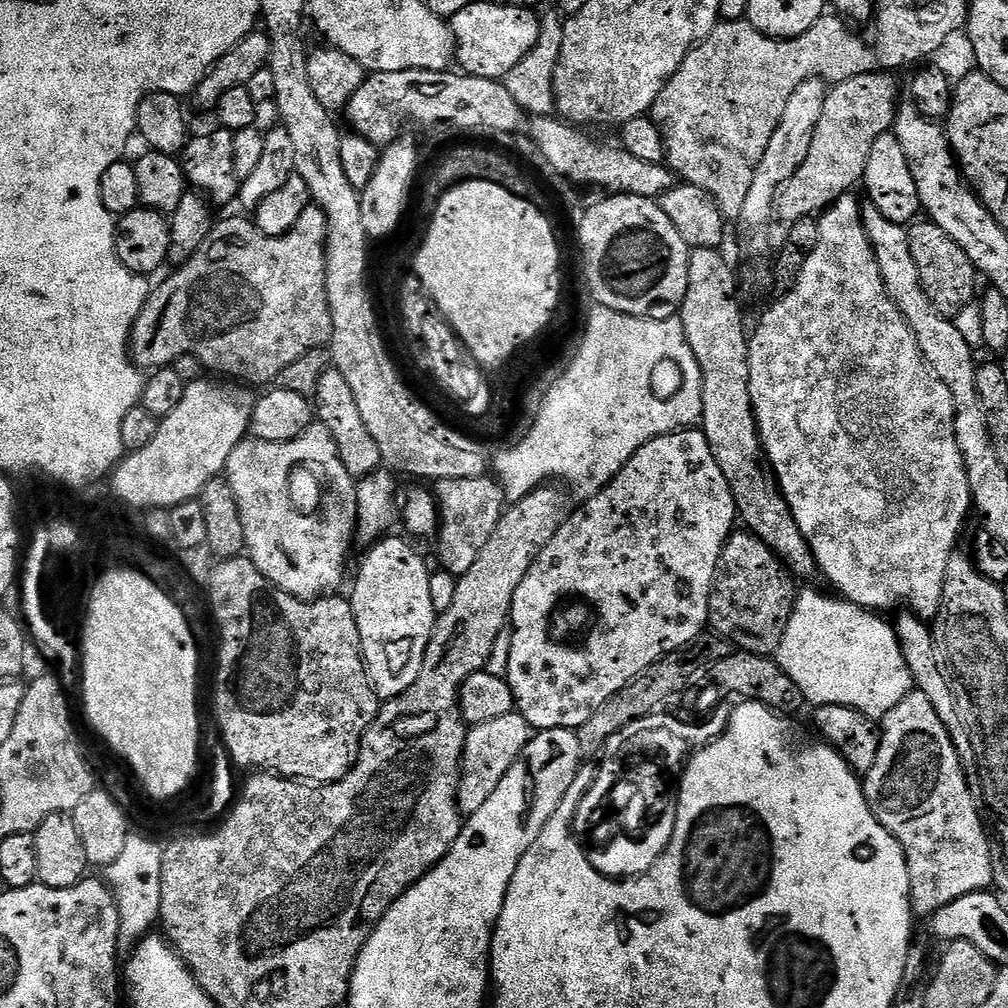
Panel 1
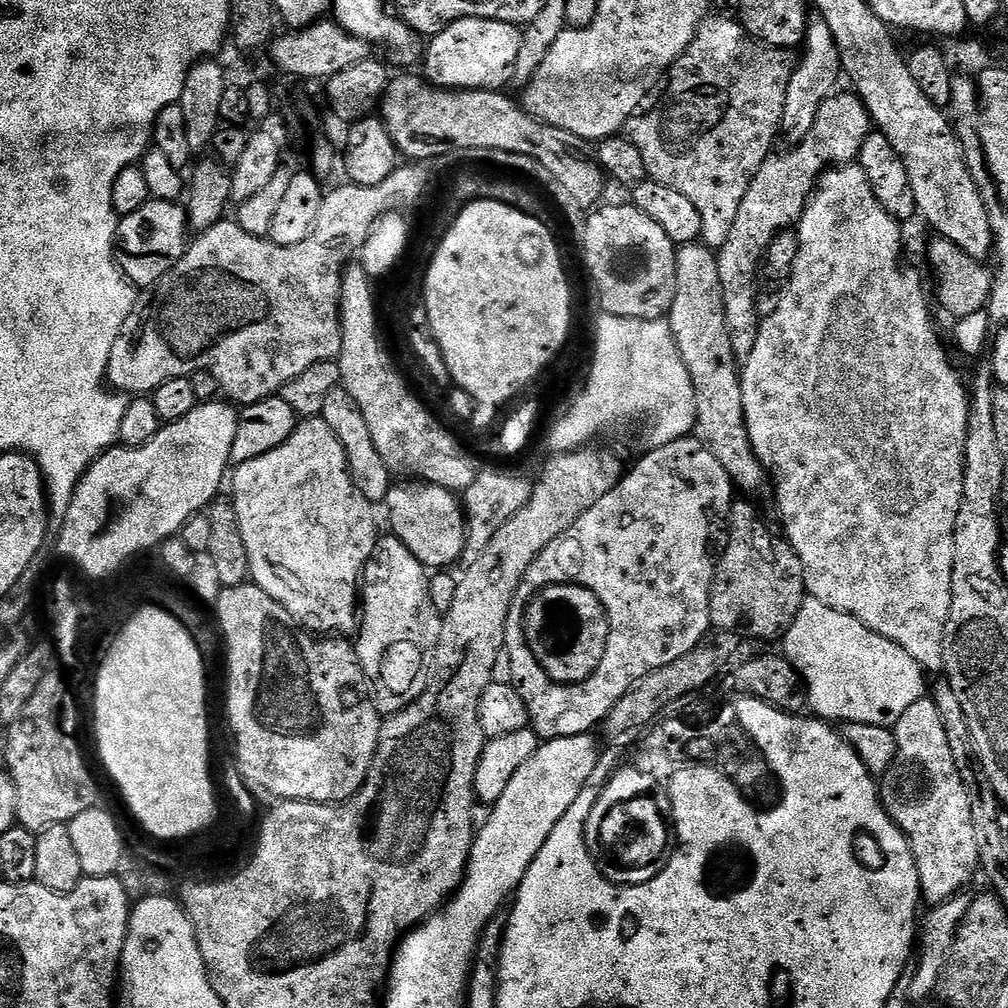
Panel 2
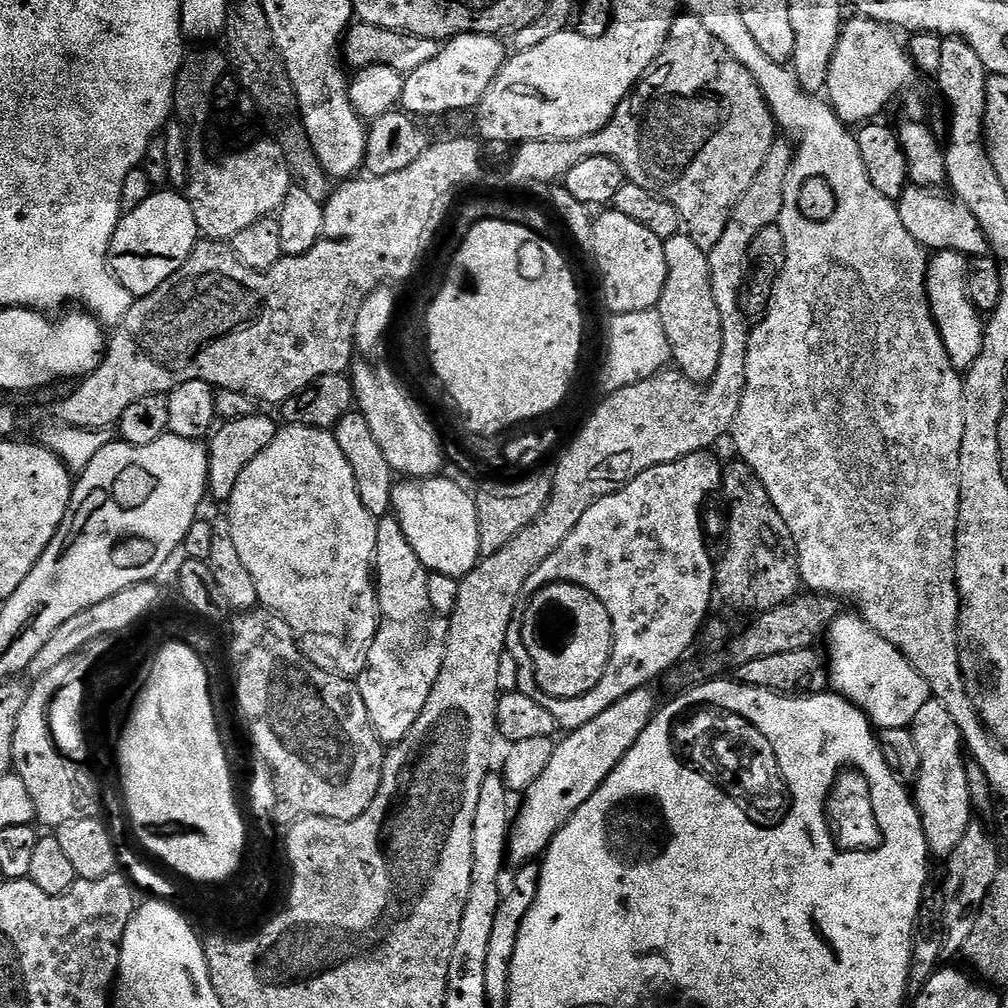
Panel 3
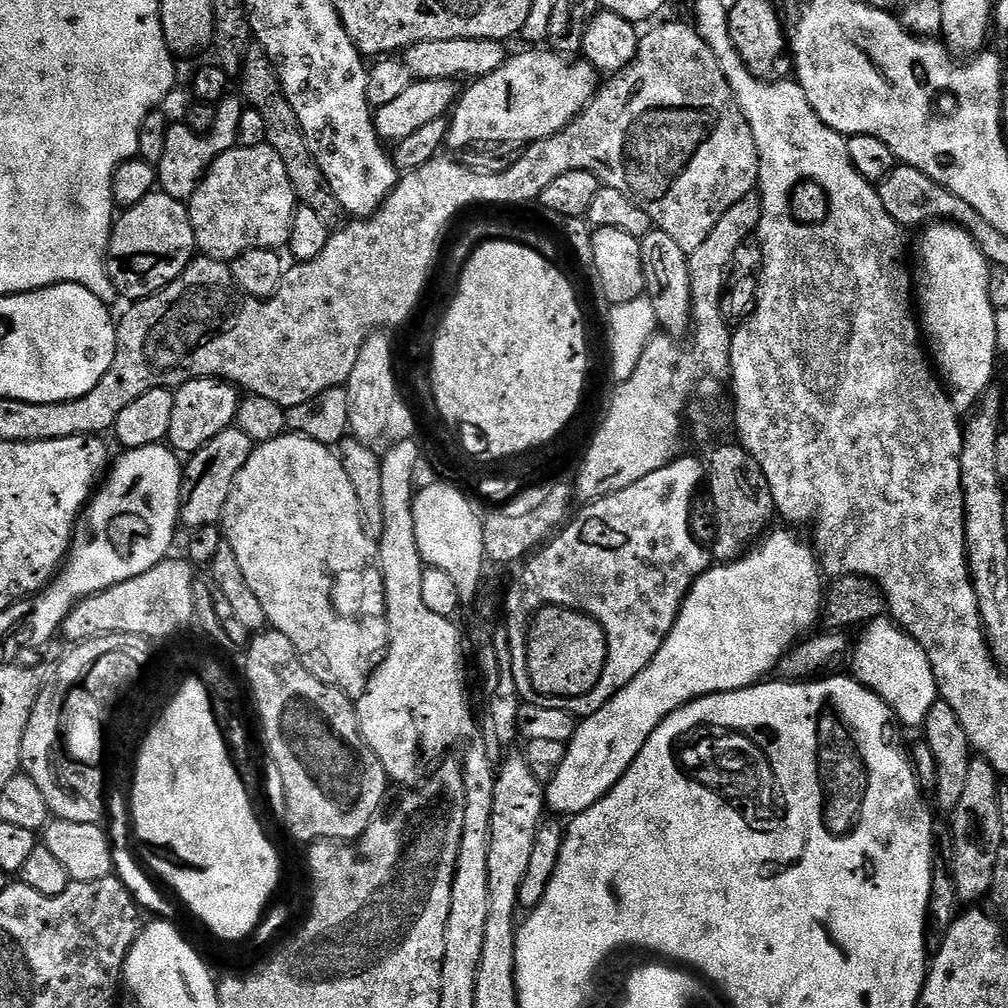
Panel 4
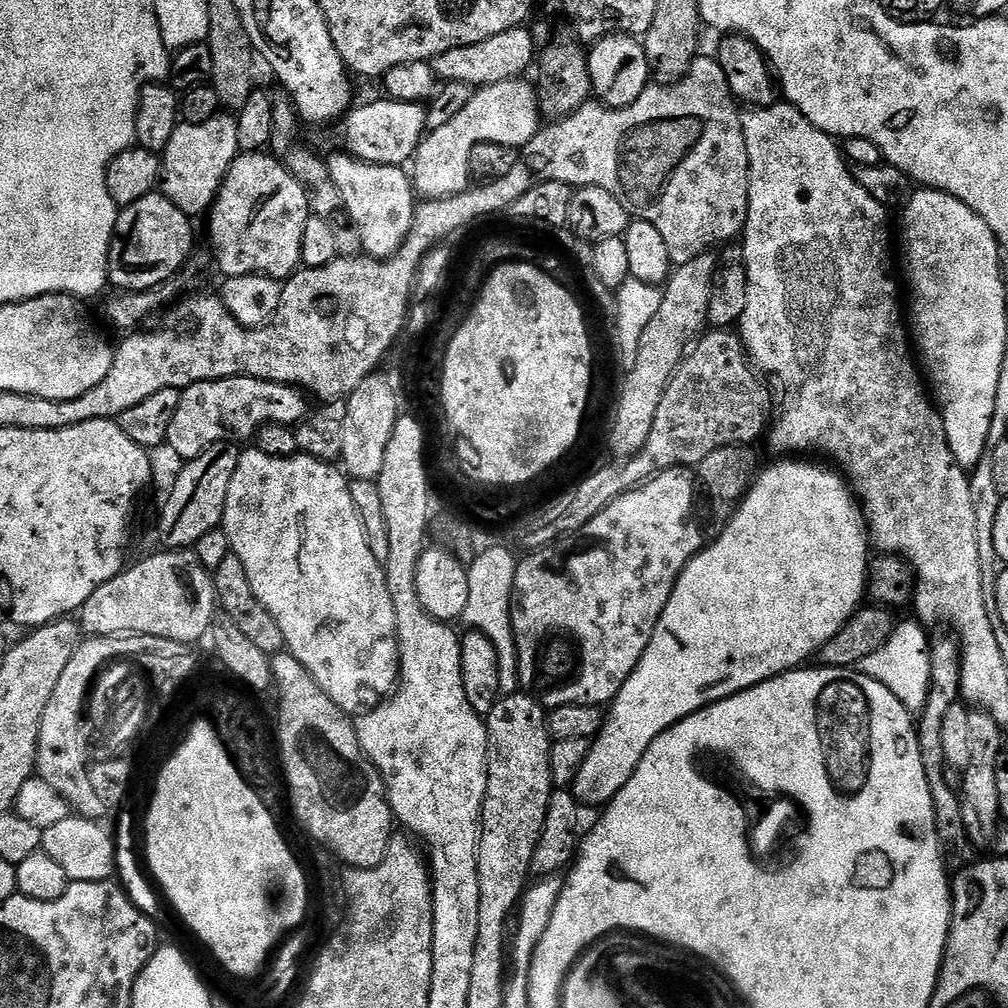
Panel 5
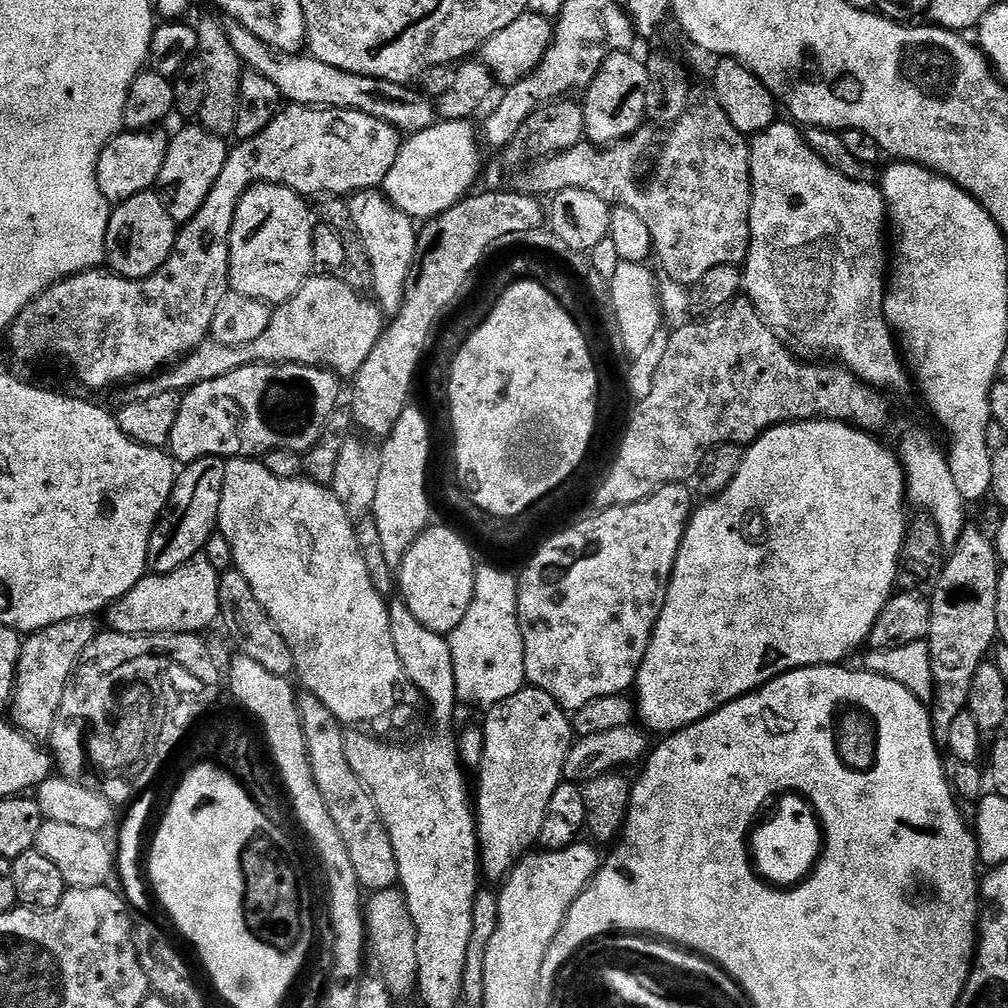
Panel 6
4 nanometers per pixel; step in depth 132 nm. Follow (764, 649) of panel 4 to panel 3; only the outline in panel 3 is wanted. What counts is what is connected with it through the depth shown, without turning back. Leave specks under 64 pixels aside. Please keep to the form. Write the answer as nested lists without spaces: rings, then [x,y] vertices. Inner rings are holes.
[[[648,690],[630,693],[626,698],[614,702],[610,710],[598,714],[598,718],[586,722],[586,726],[578,731],[567,733],[563,737],[565,740],[561,739],[557,743],[550,766],[546,766],[542,778],[538,778],[538,782],[534,782],[534,786],[523,793],[524,805],[521,808],[519,805],[515,813],[506,851],[507,859],[511,863],[513,860],[513,865],[519,866],[543,857],[558,830],[562,830],[578,806],[582,806],[582,802],[586,802],[590,794],[594,794],[594,790],[606,782],[630,746],[638,742],[638,734],[646,730],[658,711],[658,703],[650,693]]]

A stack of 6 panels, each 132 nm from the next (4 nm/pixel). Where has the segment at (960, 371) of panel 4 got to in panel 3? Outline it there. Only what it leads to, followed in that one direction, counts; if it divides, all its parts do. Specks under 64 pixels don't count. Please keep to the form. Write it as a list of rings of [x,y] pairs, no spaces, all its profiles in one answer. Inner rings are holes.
[[[937,252],[929,259],[926,274],[932,317],[938,326],[948,356],[957,370],[967,370],[971,367],[978,358],[984,341],[985,321],[968,297],[968,266],[969,261],[959,252]]]

